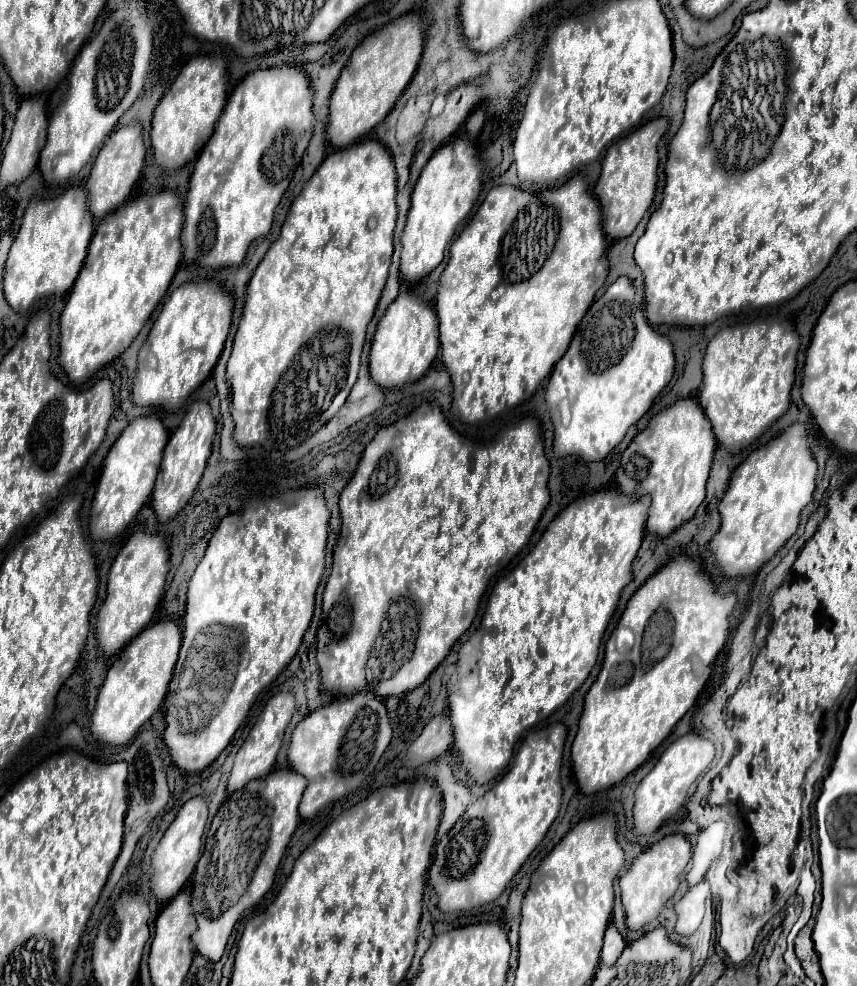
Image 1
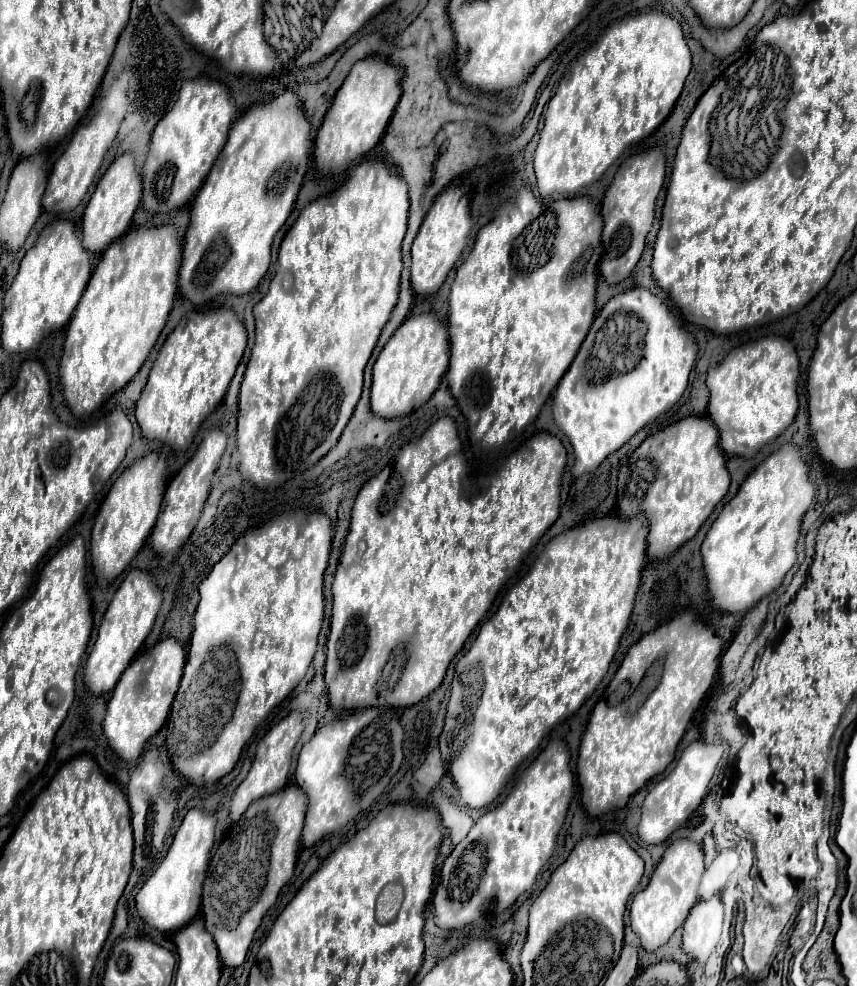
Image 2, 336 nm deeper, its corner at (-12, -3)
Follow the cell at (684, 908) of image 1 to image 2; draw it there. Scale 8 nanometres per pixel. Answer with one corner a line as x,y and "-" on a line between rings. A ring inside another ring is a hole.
720,895
698,901
682,925
682,951
698,963
706,963
720,939
722,919
724,905

